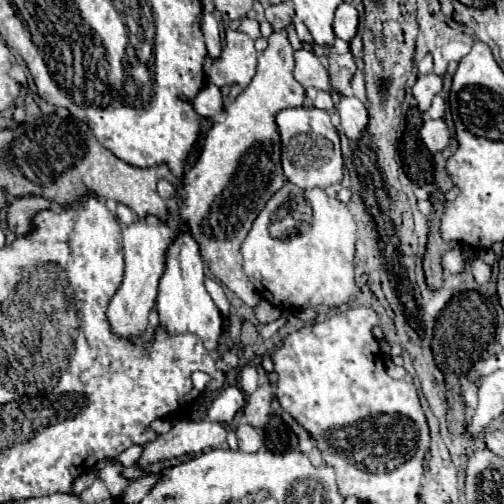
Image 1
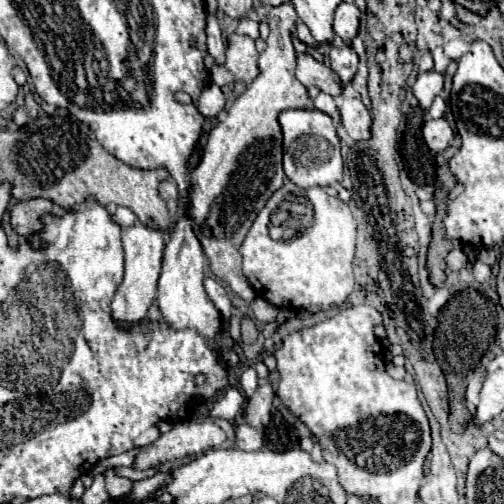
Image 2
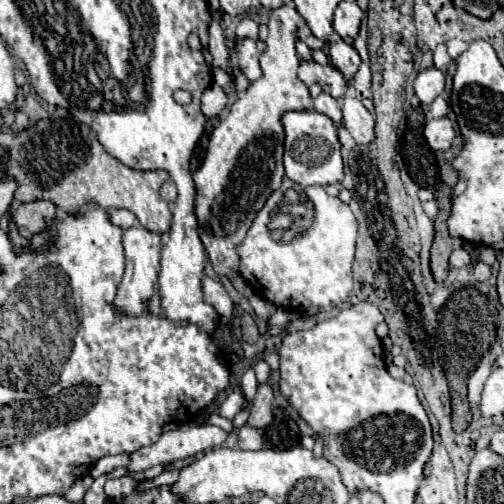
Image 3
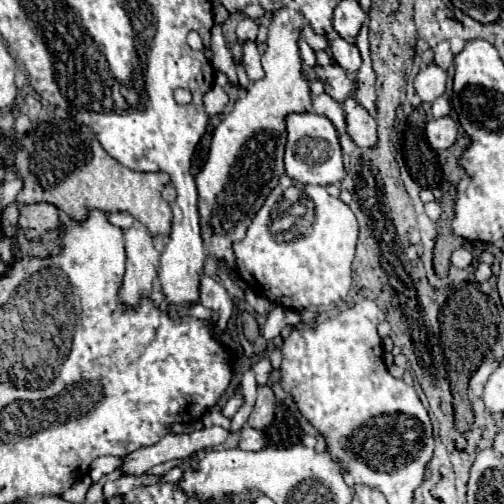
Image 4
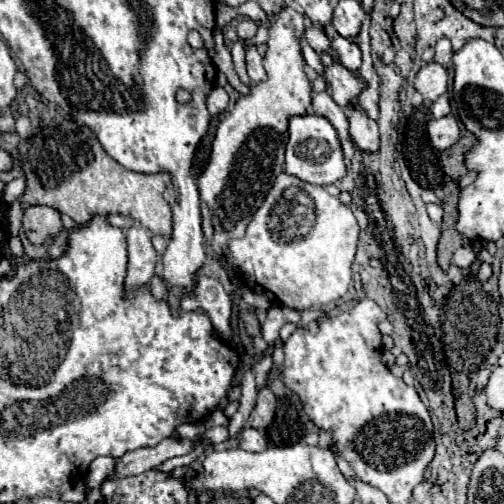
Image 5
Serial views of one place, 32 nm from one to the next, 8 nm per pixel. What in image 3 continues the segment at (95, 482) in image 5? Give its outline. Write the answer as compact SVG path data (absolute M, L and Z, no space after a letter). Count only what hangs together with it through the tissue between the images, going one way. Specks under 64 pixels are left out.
M120 454L120 456L104 456L100 460L94 462L90 476L98 478L102 474L110 474L114 468L122 468L124 464L128 464L128 454Z

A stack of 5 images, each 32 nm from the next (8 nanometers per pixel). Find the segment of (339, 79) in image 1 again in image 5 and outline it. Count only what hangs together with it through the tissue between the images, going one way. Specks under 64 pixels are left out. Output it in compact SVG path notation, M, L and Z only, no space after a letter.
M336 36L332 40L332 48L336 50L340 64L344 64L346 68L352 68L352 72L356 72L360 68L362 54L360 54L360 48L358 48L356 42L352 42L348 38L342 38L342 36Z

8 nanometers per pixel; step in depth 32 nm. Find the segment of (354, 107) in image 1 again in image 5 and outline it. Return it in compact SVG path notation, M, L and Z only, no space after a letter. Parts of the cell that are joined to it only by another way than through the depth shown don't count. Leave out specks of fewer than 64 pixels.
M348 108L348 122L350 122L350 136L354 142L366 152L378 152L380 148L380 134L378 124L366 116L362 108Z

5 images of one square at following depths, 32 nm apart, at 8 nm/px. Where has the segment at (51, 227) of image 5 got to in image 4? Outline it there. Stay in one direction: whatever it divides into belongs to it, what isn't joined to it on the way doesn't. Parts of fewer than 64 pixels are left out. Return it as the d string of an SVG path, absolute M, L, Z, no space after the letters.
M30 204L20 208L18 224L24 232L24 236L32 242L38 242L46 232L60 230L60 218L58 210L50 204Z

